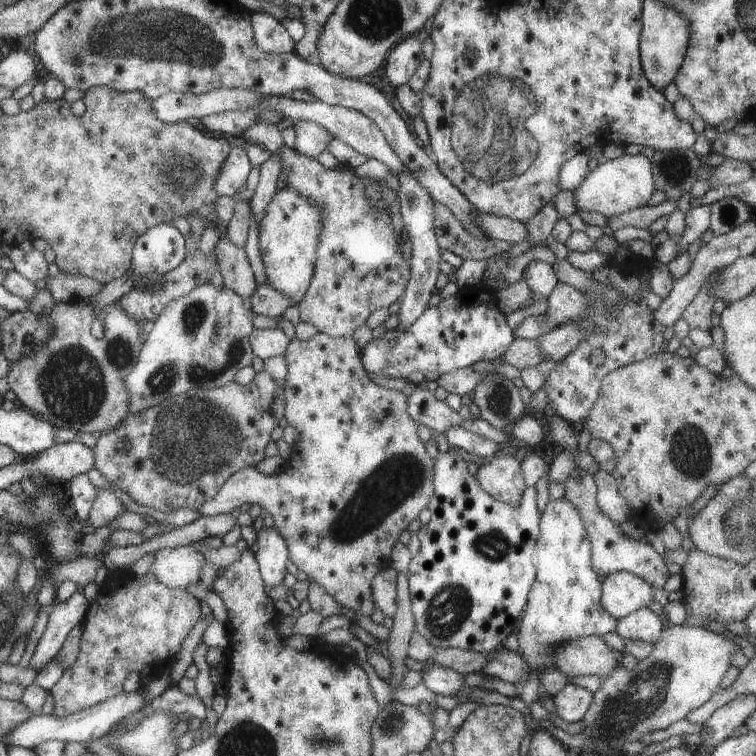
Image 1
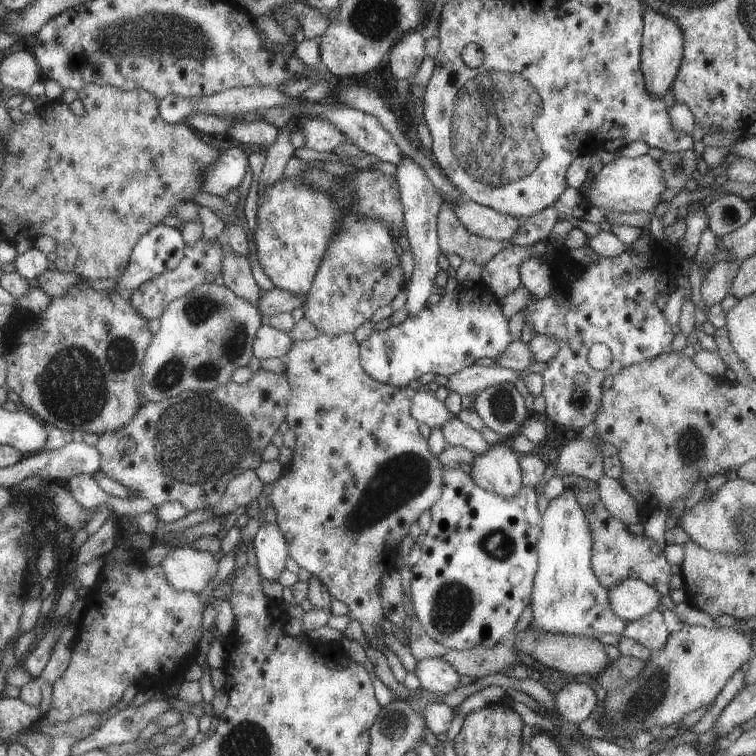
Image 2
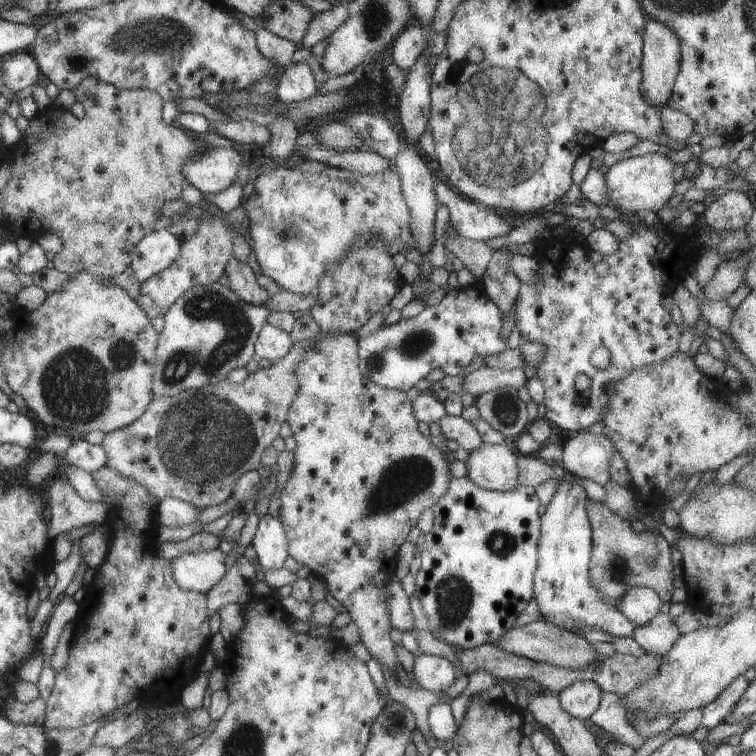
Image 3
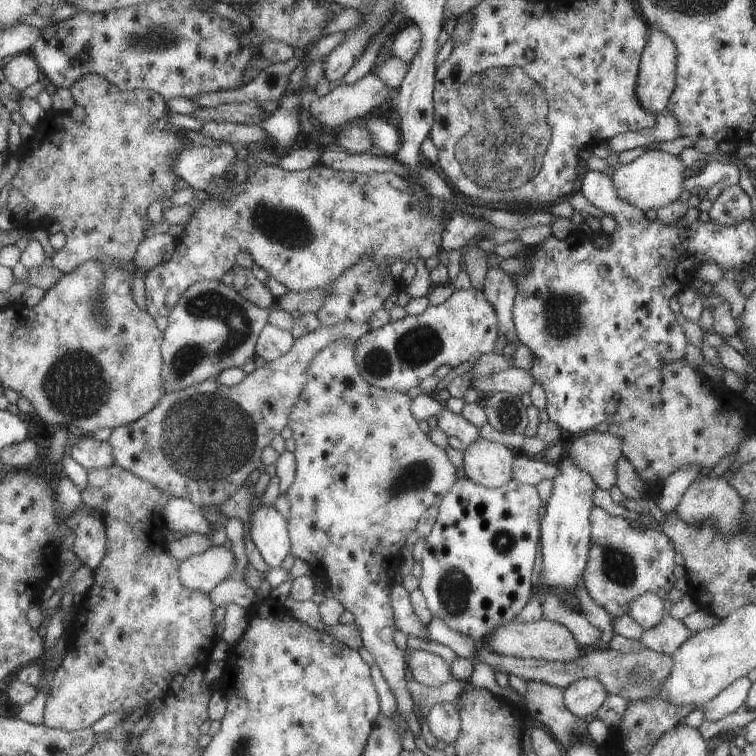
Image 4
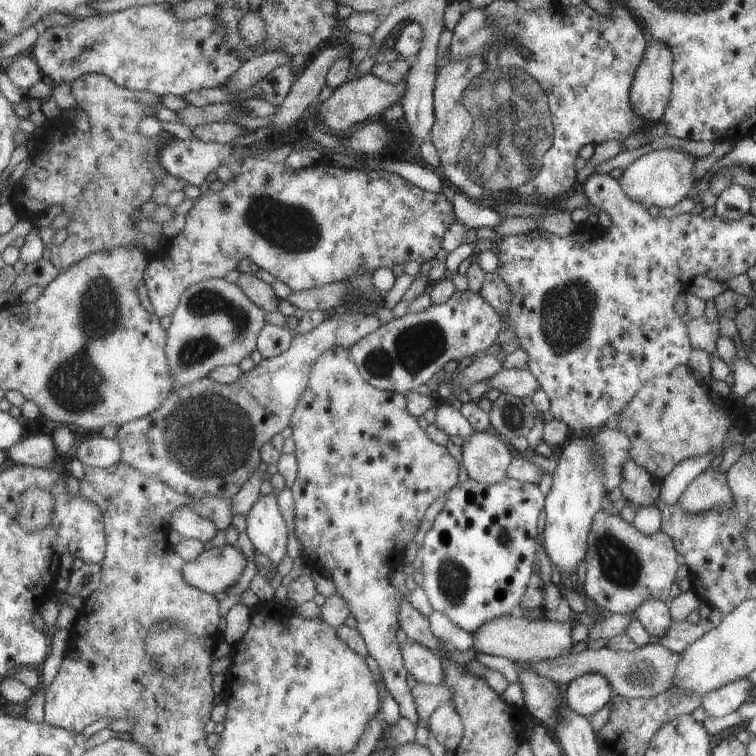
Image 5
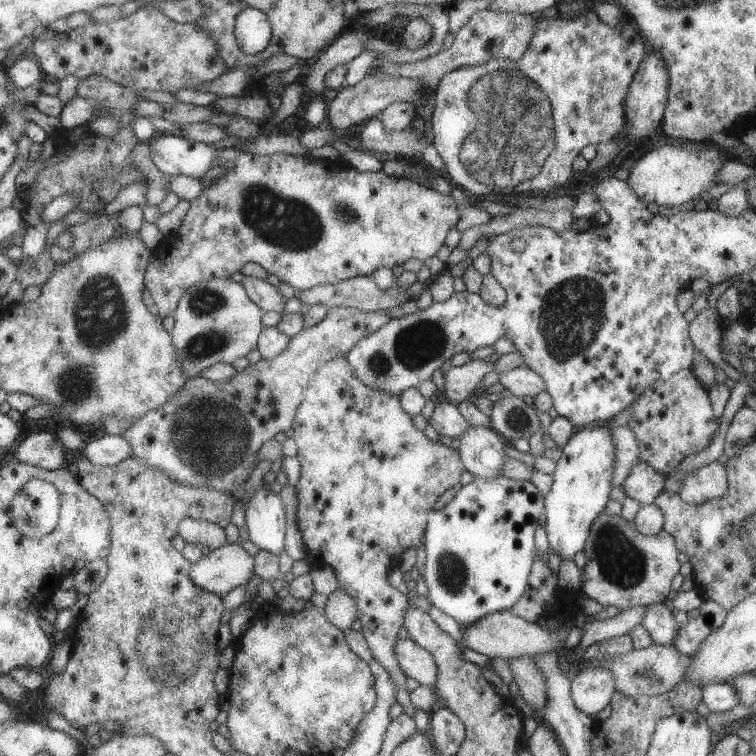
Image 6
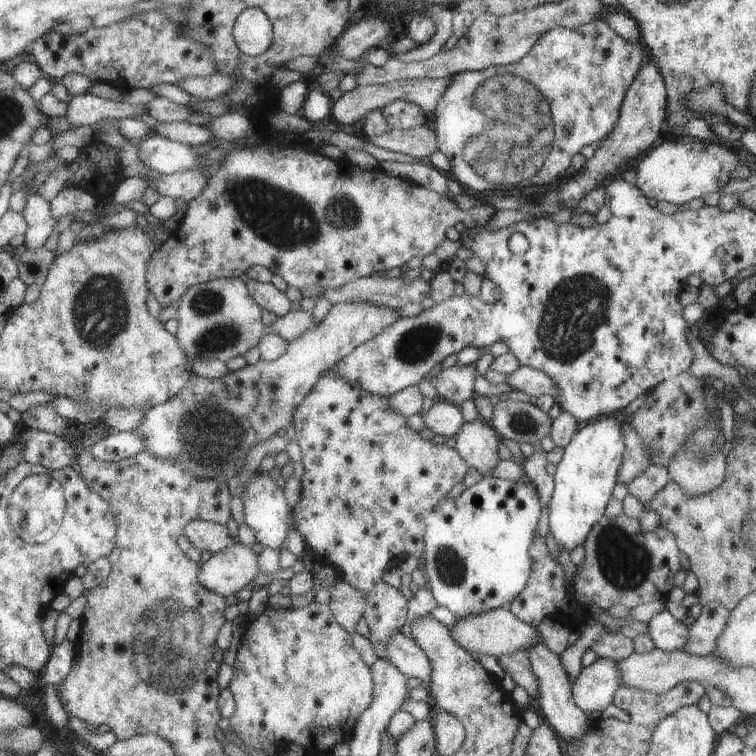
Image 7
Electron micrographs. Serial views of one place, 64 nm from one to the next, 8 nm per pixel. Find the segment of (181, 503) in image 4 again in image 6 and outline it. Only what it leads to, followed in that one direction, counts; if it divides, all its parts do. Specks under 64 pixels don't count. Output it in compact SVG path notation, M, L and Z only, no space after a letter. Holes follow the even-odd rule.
M185 517L178 522L177 530L185 543L189 542L198 548L205 546L210 551L227 544L224 528L201 519Z

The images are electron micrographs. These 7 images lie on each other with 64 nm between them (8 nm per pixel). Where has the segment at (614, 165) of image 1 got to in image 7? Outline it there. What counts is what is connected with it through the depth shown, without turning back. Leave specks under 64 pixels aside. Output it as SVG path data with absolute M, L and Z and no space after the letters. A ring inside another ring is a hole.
M697 138L667 140L657 144L655 148L649 150L636 169L636 187L647 198L655 198L657 201L665 200L679 206L689 202L693 198L699 198L718 192L723 188L729 178L733 168L739 164L735 152L719 146L719 144L709 144L709 140L699 140Z

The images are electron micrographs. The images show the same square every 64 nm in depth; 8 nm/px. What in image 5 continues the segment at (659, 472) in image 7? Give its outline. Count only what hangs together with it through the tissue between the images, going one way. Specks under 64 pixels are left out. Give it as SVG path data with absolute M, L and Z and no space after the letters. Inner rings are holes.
M633 459L624 462L621 471L621 480L618 487L621 489L622 496L627 501L630 501L634 505L653 505L660 494L660 481L654 480L654 478L648 473L648 470L641 465L638 465Z

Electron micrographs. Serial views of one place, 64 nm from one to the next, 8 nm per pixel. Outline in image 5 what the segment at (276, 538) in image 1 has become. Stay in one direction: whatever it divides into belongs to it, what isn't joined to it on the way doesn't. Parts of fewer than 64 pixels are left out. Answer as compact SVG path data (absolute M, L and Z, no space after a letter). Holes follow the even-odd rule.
M261 494L246 512L246 535L255 552L260 552L269 558L275 566L285 554L287 528L277 508L276 494Z

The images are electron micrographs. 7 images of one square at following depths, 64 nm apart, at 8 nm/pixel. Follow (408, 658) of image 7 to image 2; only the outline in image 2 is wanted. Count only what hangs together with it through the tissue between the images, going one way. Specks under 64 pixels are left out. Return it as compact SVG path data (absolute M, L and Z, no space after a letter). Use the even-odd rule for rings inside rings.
M429 657L416 661L413 670L421 689L435 694L453 692L458 686L459 674L441 657Z

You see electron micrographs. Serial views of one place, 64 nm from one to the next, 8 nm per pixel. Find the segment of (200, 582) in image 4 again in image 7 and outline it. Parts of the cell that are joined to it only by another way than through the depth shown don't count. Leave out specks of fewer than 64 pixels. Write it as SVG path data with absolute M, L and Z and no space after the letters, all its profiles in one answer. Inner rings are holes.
M237 542L199 564L197 578L205 588L225 598L249 585L257 572L257 554Z

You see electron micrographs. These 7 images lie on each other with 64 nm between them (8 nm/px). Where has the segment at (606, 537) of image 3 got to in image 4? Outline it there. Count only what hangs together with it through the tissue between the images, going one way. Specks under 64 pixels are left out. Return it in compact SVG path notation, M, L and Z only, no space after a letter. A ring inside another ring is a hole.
M600 507L591 512L591 544L582 578L590 598L611 617L627 615L637 597L653 593L662 601L669 598L673 578L673 547L661 531L632 528L627 520L609 515Z

